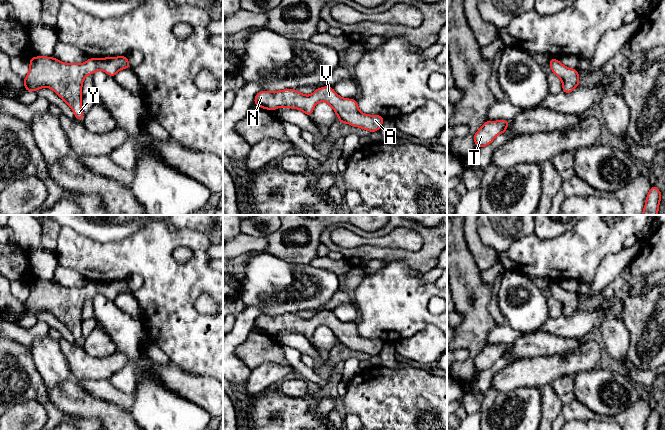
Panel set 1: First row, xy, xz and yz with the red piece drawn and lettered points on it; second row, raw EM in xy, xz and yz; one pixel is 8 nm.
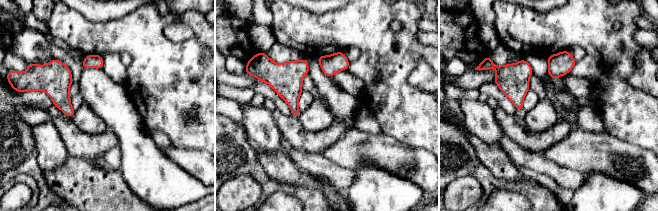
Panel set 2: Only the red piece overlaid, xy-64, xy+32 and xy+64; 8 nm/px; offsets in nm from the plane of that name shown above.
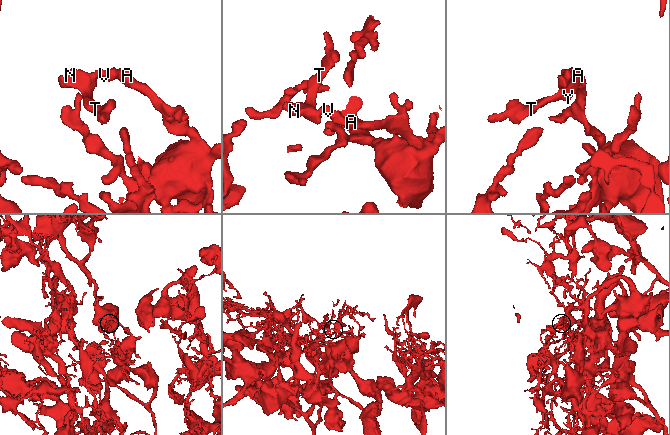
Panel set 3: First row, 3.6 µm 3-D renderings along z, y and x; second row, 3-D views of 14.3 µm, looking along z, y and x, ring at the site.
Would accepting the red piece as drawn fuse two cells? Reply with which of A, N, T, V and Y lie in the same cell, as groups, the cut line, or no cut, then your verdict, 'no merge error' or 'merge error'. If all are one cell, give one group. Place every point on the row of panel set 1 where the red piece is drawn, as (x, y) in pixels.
groups A N T V Y; cut none; no merge error

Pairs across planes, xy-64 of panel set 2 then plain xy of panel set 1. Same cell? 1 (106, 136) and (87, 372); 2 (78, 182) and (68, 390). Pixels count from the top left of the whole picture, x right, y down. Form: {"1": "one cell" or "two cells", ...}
{"1": "one cell", "2": "one cell"}

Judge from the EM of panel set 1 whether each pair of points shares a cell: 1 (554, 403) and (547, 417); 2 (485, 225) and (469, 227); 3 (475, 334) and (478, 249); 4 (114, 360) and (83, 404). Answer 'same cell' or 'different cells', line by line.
1: same cell
2: different cells
3: different cells
4: different cells

